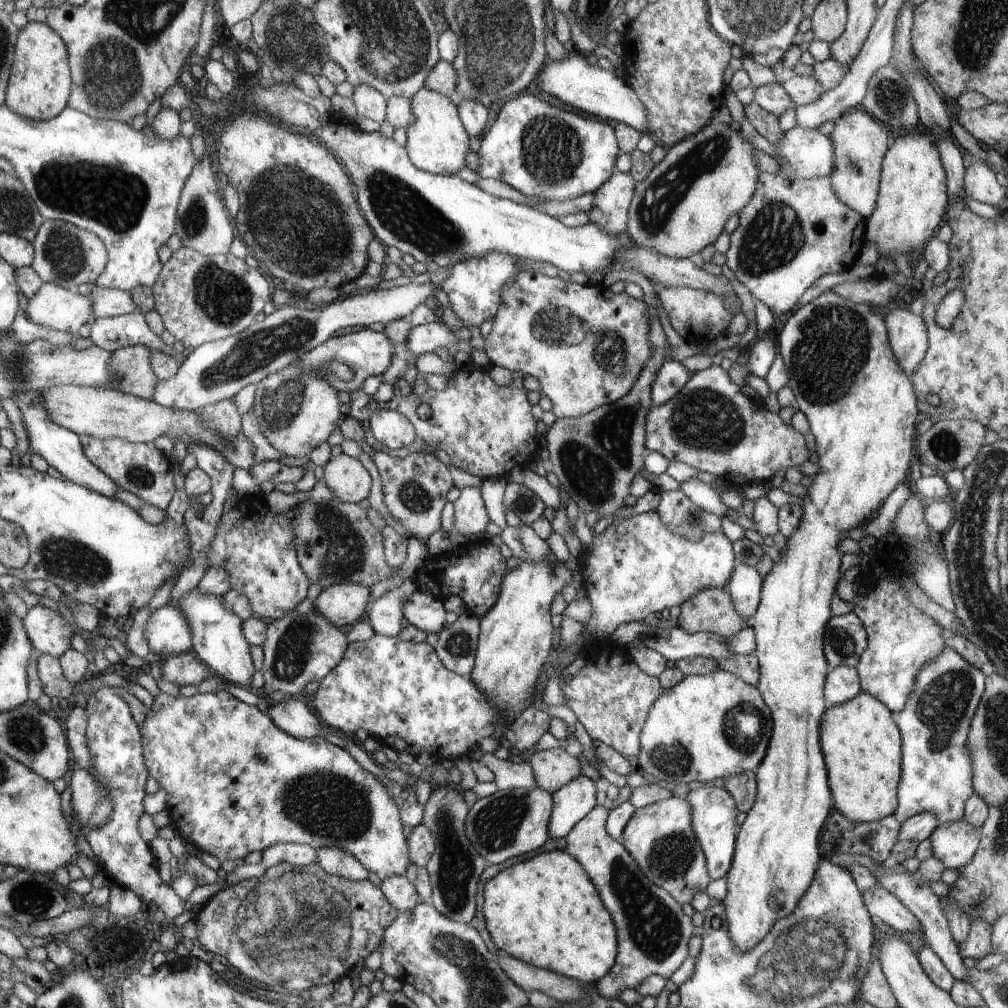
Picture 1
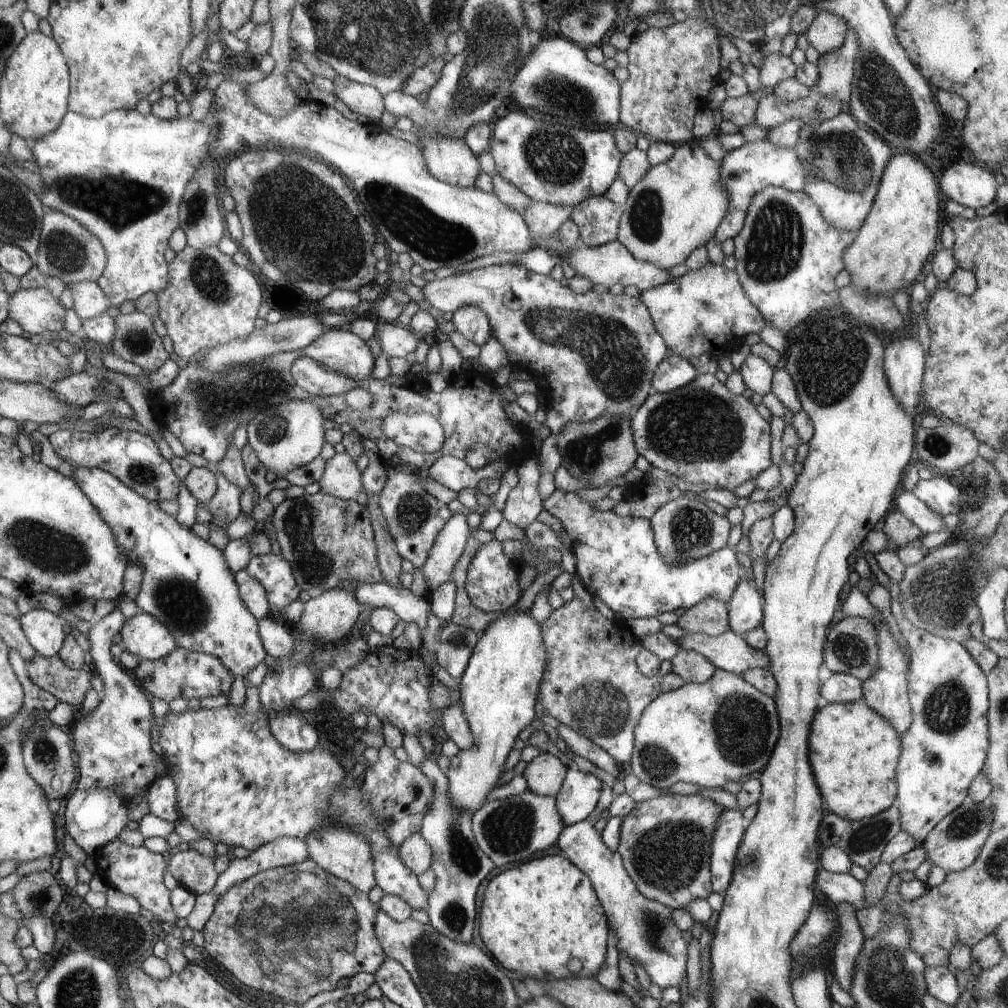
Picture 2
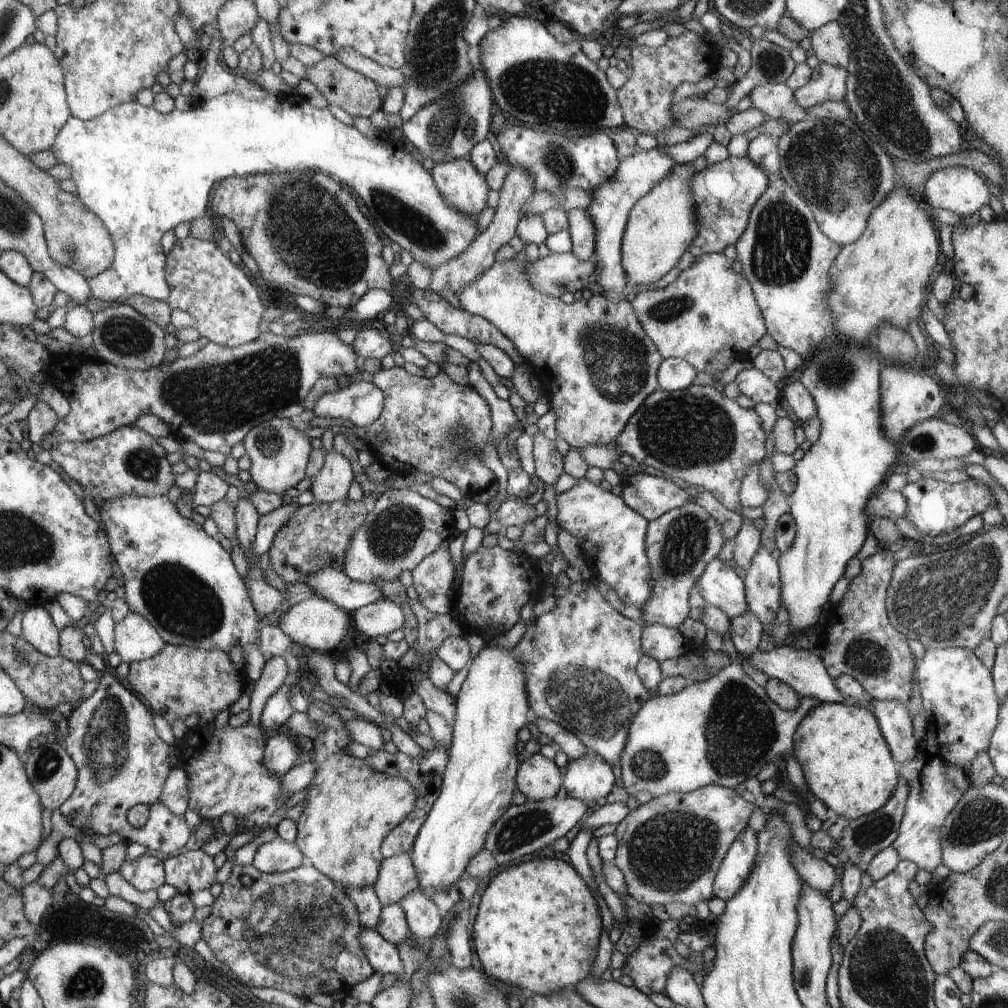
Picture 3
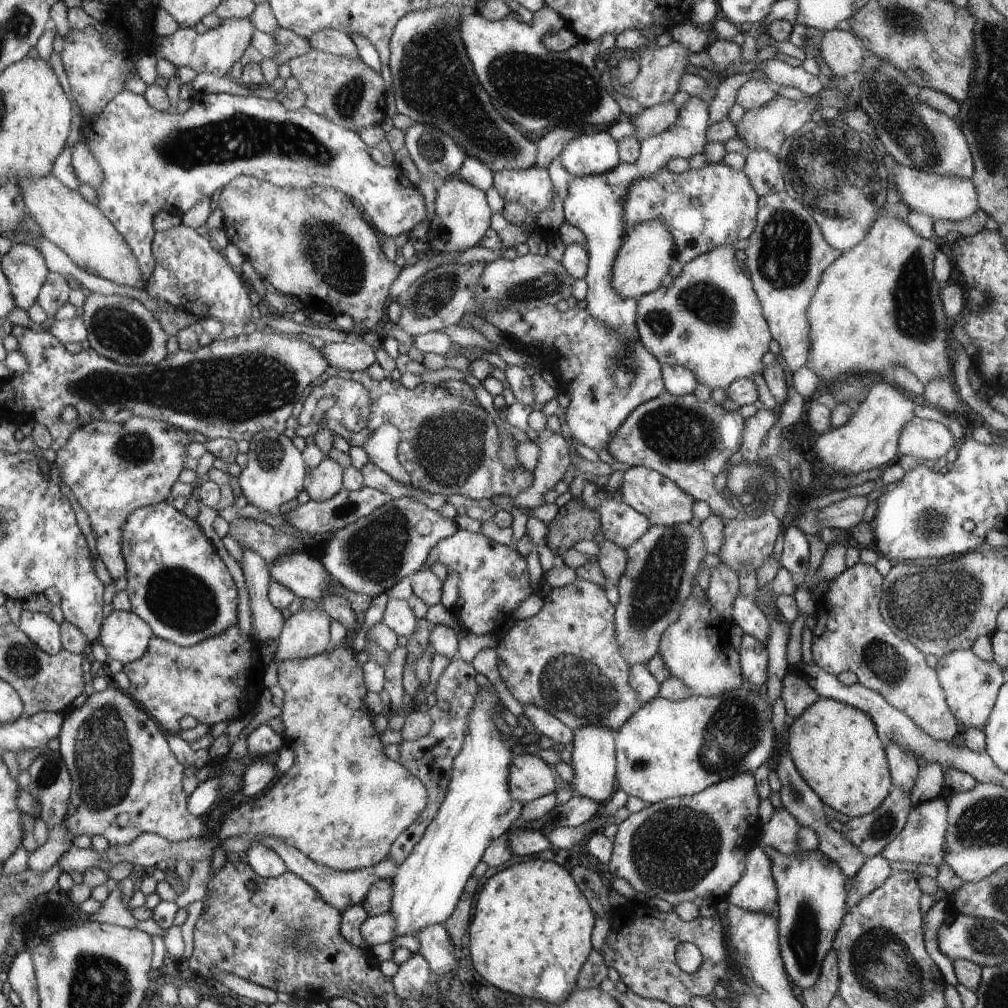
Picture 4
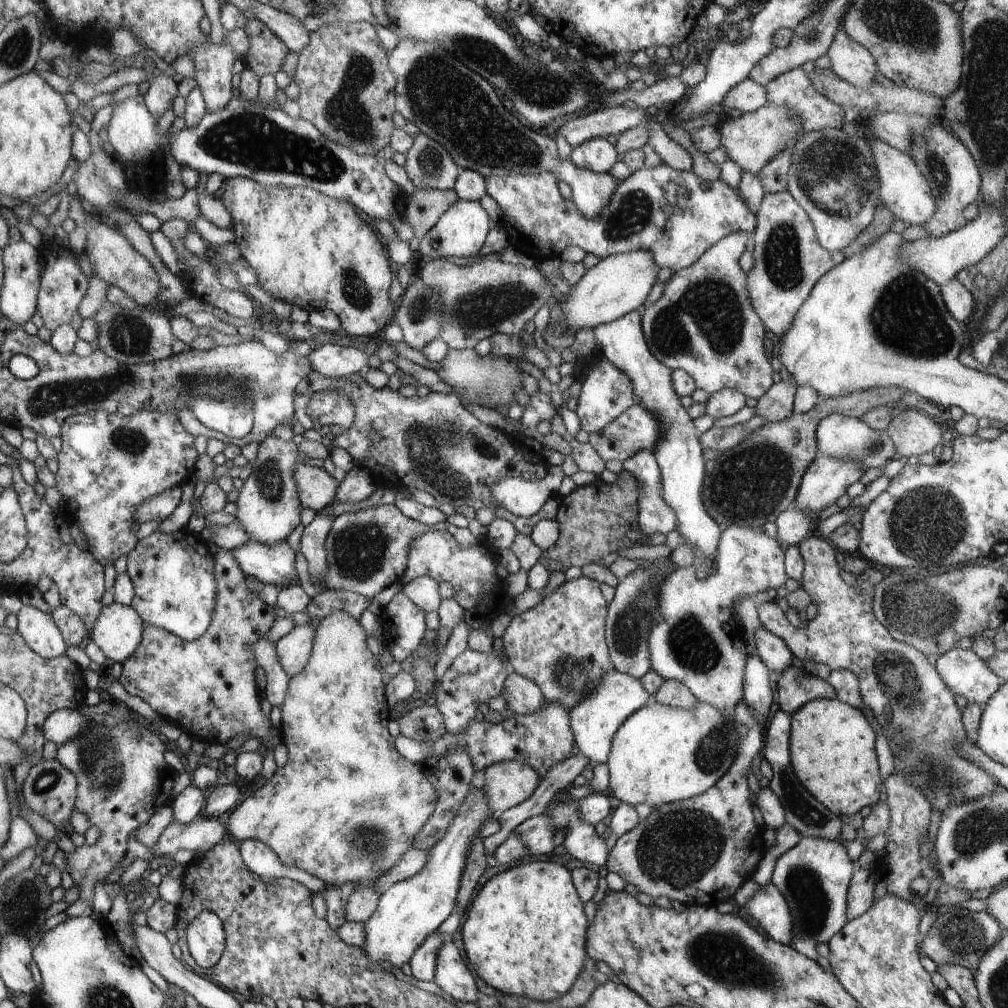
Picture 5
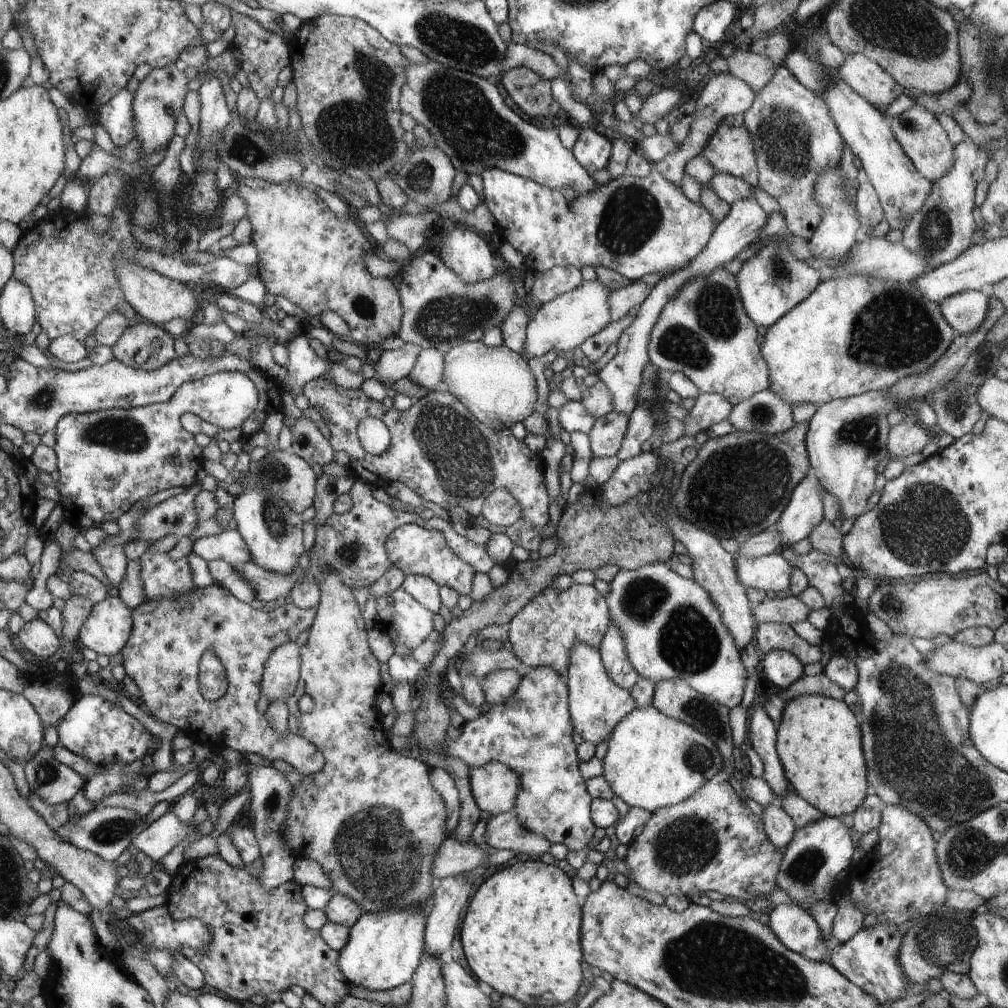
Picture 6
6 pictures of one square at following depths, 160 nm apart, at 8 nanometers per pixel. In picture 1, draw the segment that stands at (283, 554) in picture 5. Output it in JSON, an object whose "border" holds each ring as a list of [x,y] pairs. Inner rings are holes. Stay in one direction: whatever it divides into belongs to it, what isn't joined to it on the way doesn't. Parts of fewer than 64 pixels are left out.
{"border":[[[416,589],[409,601],[405,602],[404,616],[410,625],[424,632],[439,632],[444,629],[445,609],[441,599]]]}

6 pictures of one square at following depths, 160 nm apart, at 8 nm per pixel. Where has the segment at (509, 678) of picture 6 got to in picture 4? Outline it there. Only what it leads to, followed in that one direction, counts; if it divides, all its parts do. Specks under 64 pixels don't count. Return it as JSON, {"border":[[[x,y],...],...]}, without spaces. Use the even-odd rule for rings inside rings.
{"border":[[[523,704],[523,714],[536,726],[538,735],[557,749],[570,746],[573,742],[573,730],[560,722],[548,710],[538,705]]]}

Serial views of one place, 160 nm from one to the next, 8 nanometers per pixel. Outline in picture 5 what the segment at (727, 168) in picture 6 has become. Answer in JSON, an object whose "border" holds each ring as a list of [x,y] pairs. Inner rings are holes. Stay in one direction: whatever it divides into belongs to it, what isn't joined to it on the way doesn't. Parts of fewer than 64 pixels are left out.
{"border":[[[765,105],[758,110],[744,113],[738,118],[728,117],[722,120],[721,124],[718,125],[719,147],[724,148],[728,159],[738,163],[744,173],[757,176],[763,166],[772,160],[773,156],[781,153],[800,131],[801,123],[793,111],[785,107]]]}

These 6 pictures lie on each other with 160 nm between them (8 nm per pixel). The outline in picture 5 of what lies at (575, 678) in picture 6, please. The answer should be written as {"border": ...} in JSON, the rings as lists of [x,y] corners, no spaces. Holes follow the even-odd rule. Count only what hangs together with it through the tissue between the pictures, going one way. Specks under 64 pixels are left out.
{"border":[[[616,669],[607,672],[593,691],[582,697],[573,708],[569,708],[572,732],[579,751],[589,758],[593,766],[606,763],[611,751],[611,740],[618,727],[634,714],[634,711],[640,710],[651,700],[652,697],[639,679],[618,672]]]}

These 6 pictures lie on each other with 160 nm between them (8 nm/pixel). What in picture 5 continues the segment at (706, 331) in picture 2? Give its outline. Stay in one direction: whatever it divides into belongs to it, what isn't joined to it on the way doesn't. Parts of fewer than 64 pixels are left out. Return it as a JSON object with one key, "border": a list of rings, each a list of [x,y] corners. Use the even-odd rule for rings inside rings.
{"border":[[[753,232],[732,233],[719,240],[692,266],[675,272],[665,283],[658,301],[641,311],[640,315],[644,338],[656,360],[673,371],[682,369],[687,372],[697,388],[710,394],[722,389],[732,389],[740,391],[746,398],[758,400],[774,384],[774,370],[764,351],[767,330],[752,308],[747,289],[747,274],[738,263],[752,234]]]}

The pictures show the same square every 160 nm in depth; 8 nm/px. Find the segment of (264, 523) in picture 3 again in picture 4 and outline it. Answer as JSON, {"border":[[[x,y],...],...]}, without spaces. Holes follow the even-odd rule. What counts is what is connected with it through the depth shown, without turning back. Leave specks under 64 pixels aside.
{"border":[[[363,486],[360,490],[349,491],[342,489],[340,493],[335,494],[328,500],[318,502],[310,499],[306,504],[300,505],[296,511],[285,510],[285,515],[290,514],[290,524],[302,532],[310,535],[321,535],[337,531],[350,523],[356,522],[359,518],[372,514],[377,508],[387,503],[393,495],[390,492],[384,493],[372,487]]]}

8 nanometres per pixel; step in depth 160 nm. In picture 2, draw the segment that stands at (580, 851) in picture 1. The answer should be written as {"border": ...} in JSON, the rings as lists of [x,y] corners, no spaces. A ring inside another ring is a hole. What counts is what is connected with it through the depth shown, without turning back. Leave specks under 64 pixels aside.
{"border":[[[590,819],[566,825],[556,839],[556,846],[562,850],[562,856],[577,866],[590,878],[593,890],[605,910],[609,923],[618,936],[618,950],[628,954],[631,963],[640,961],[651,982],[661,989],[679,988],[686,978],[687,948],[674,921],[670,919],[673,909],[662,903],[647,899],[634,884],[623,865],[622,857],[616,850],[609,849],[596,832]]]}

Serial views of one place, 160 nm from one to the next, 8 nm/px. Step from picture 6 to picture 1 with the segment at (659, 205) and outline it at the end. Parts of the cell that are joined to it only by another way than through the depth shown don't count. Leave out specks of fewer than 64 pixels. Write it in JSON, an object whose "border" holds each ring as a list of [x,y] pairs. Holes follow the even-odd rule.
{"border":[[[796,125],[774,143],[777,154],[773,156],[784,175],[793,175],[796,179],[815,179],[828,177],[834,164],[834,145],[829,136],[822,135],[818,129],[803,129]]]}

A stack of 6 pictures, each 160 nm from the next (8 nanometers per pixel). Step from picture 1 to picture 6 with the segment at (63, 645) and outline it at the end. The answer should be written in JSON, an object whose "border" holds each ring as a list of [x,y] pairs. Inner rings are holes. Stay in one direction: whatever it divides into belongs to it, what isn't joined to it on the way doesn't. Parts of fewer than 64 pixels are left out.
{"border":[[[38,618],[26,622],[17,636],[23,648],[41,659],[48,659],[60,648],[60,640],[56,638],[54,630]]]}

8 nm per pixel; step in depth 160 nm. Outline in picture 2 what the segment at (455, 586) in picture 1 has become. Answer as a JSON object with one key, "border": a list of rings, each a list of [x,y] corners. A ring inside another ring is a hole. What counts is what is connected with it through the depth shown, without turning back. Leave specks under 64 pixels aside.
{"border":[[[494,539],[483,544],[474,555],[467,570],[466,589],[472,604],[484,612],[494,612],[494,614],[500,615],[514,610],[514,606],[518,606],[518,602],[522,602],[522,594],[526,594],[526,590],[522,590],[520,567],[521,561],[510,558],[510,554],[506,554],[506,542]]]}

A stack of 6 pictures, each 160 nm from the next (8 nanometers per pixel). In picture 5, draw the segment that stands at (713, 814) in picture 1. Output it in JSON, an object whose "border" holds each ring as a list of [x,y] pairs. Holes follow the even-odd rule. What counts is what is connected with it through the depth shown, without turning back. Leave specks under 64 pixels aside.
{"border":[[[772,883],[760,886],[748,903],[748,920],[756,922],[766,936],[791,947],[794,936],[793,918],[784,895]]]}

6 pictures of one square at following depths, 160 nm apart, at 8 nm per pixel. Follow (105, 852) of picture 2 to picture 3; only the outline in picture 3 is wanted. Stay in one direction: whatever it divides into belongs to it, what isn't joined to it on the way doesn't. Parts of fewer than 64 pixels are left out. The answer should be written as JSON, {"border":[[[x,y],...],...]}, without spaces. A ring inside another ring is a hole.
{"border":[[[148,852],[134,862],[125,860],[119,871],[136,890],[152,890],[164,884],[164,866],[158,858],[148,856]]]}

